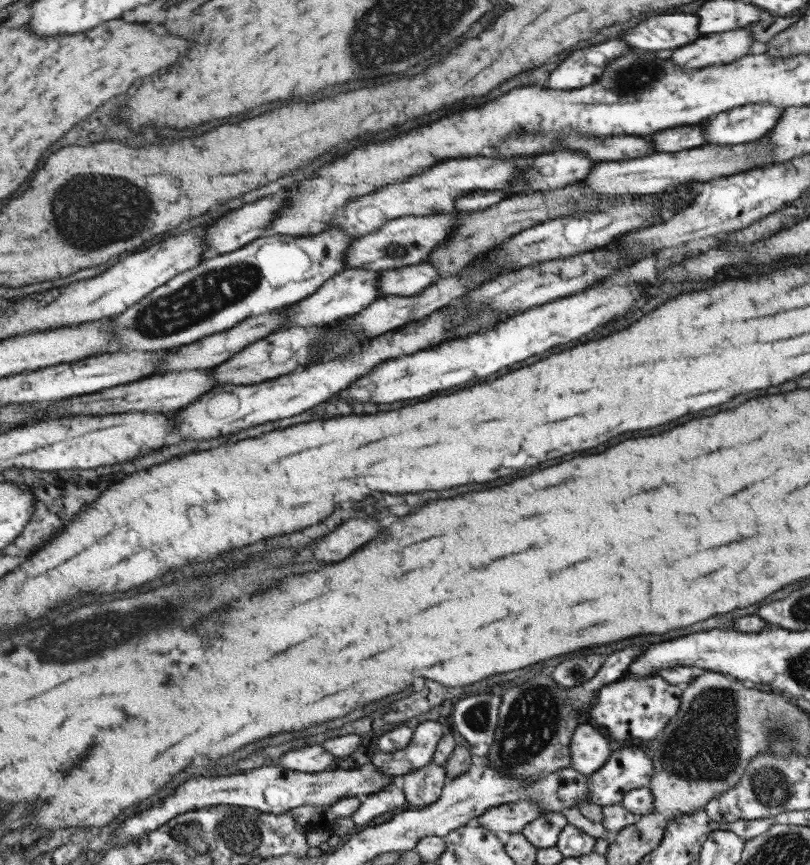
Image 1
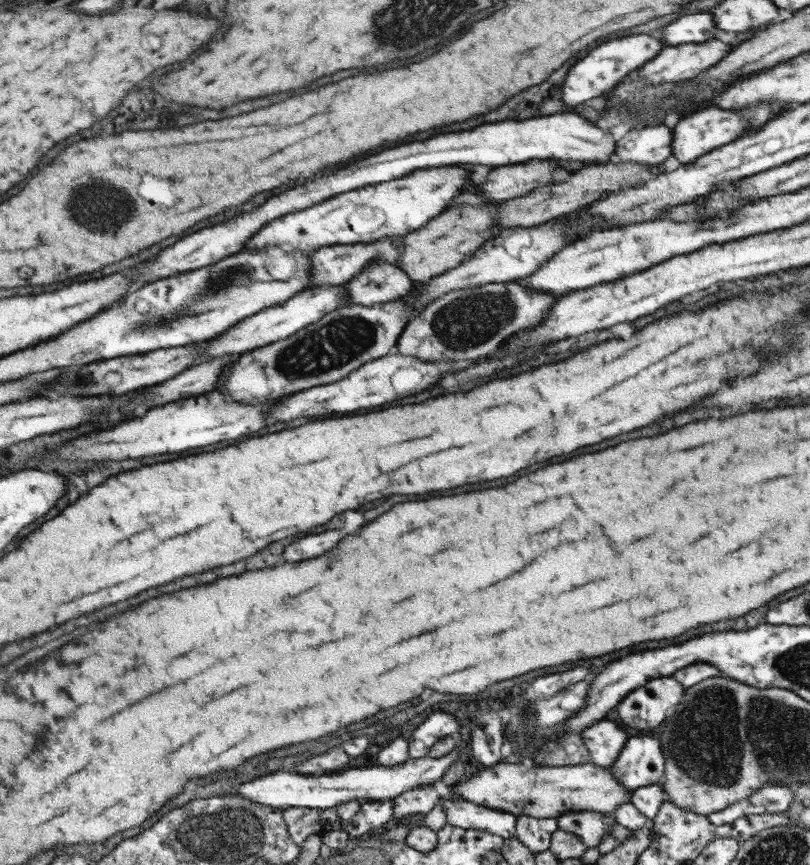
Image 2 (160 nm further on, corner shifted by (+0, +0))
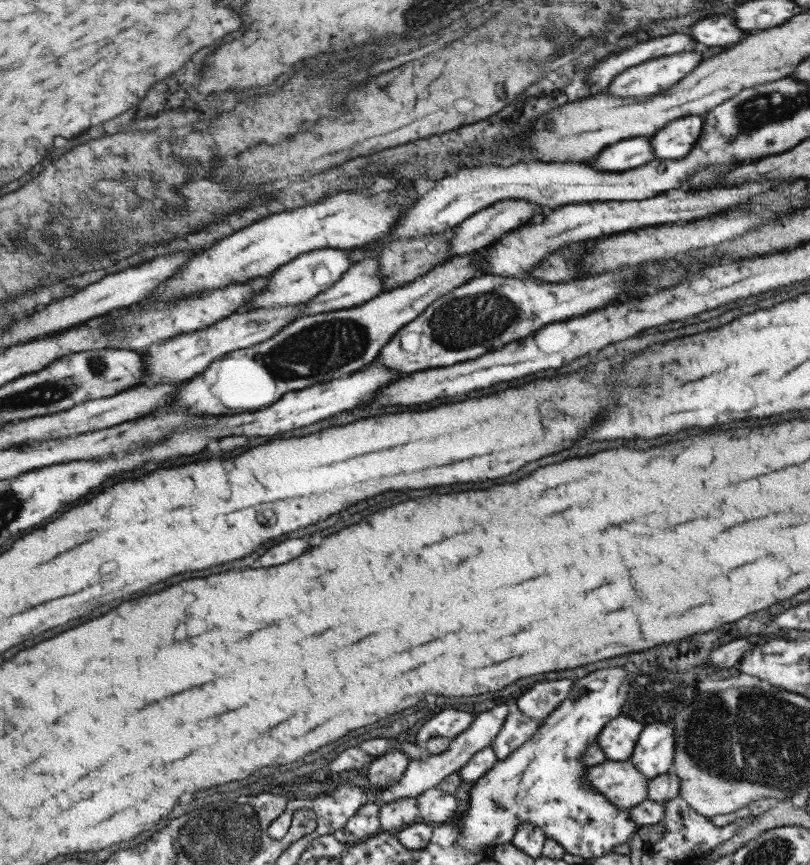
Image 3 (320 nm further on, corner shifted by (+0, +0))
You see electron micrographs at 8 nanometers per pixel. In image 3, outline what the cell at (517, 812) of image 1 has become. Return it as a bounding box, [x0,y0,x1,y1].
[415,788,455,824]

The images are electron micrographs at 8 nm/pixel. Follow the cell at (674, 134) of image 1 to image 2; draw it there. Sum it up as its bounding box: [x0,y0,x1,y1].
[612,126,671,166]

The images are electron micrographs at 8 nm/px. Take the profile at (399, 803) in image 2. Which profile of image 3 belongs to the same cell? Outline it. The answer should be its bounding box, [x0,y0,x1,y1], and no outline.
[379,797,418,832]

